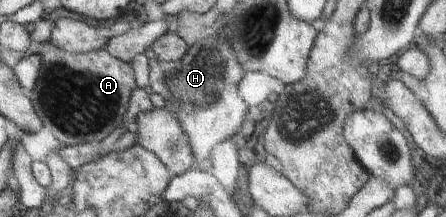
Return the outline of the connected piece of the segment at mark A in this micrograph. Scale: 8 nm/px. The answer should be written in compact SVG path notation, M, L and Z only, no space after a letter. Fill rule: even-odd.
M47 41L37 46L36 51L40 53L41 65L35 87L28 97L33 101L40 120L50 127L62 146L98 144L113 129L122 125L132 91L137 87L134 69L130 63L111 57L105 48L85 54L69 53L56 48L50 41Z

